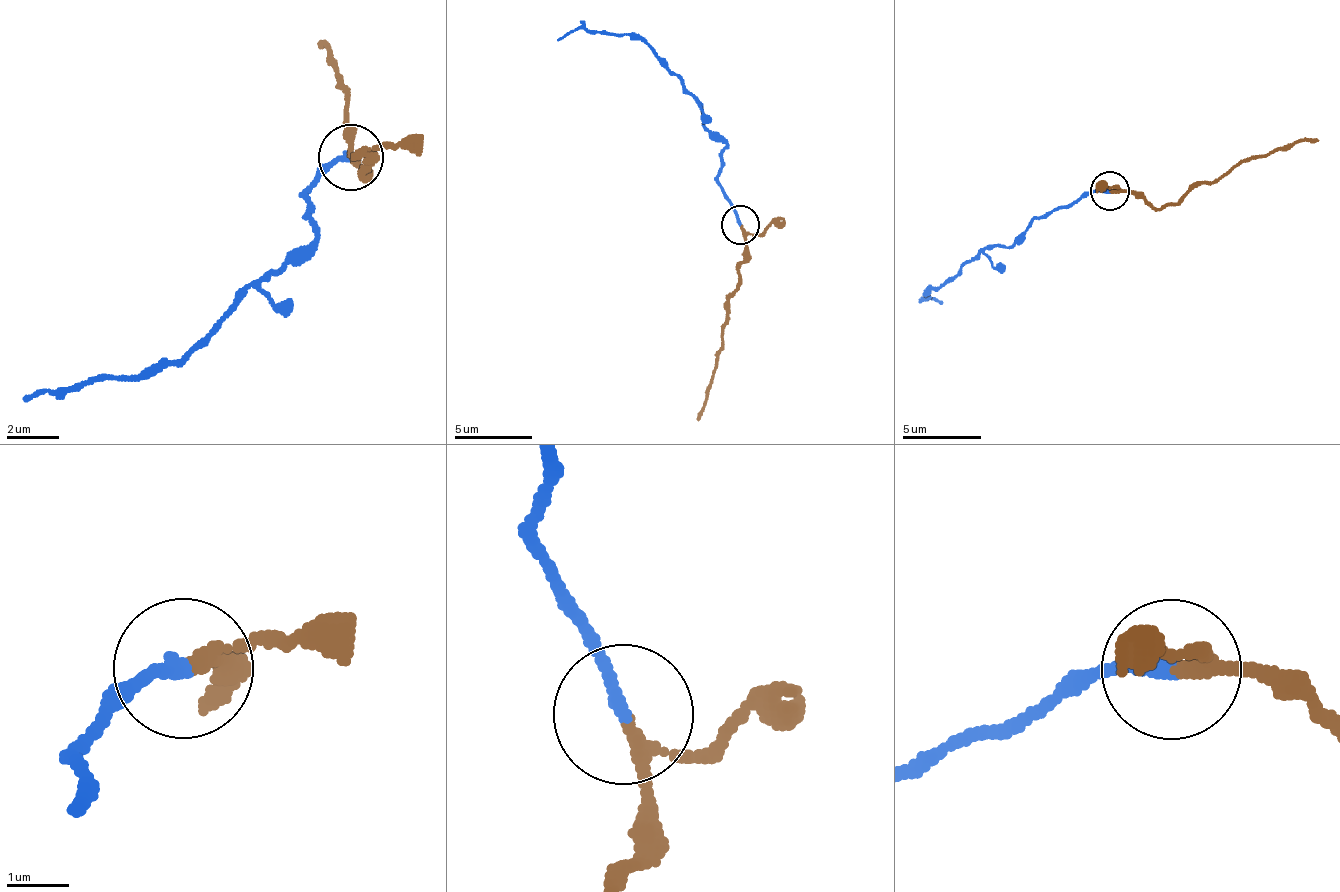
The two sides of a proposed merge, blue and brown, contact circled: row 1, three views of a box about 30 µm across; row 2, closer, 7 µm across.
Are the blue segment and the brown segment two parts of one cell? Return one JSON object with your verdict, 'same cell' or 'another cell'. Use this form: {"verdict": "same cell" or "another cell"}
{"verdict": "same cell"}

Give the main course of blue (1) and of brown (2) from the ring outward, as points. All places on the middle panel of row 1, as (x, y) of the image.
1: (741, 225), (720, 184), (727, 144), (705, 126), (701, 103), (665, 59), (627, 33), (572, 29), (556, 41)
2: (741, 225), (745, 256), (715, 354), (699, 421)

